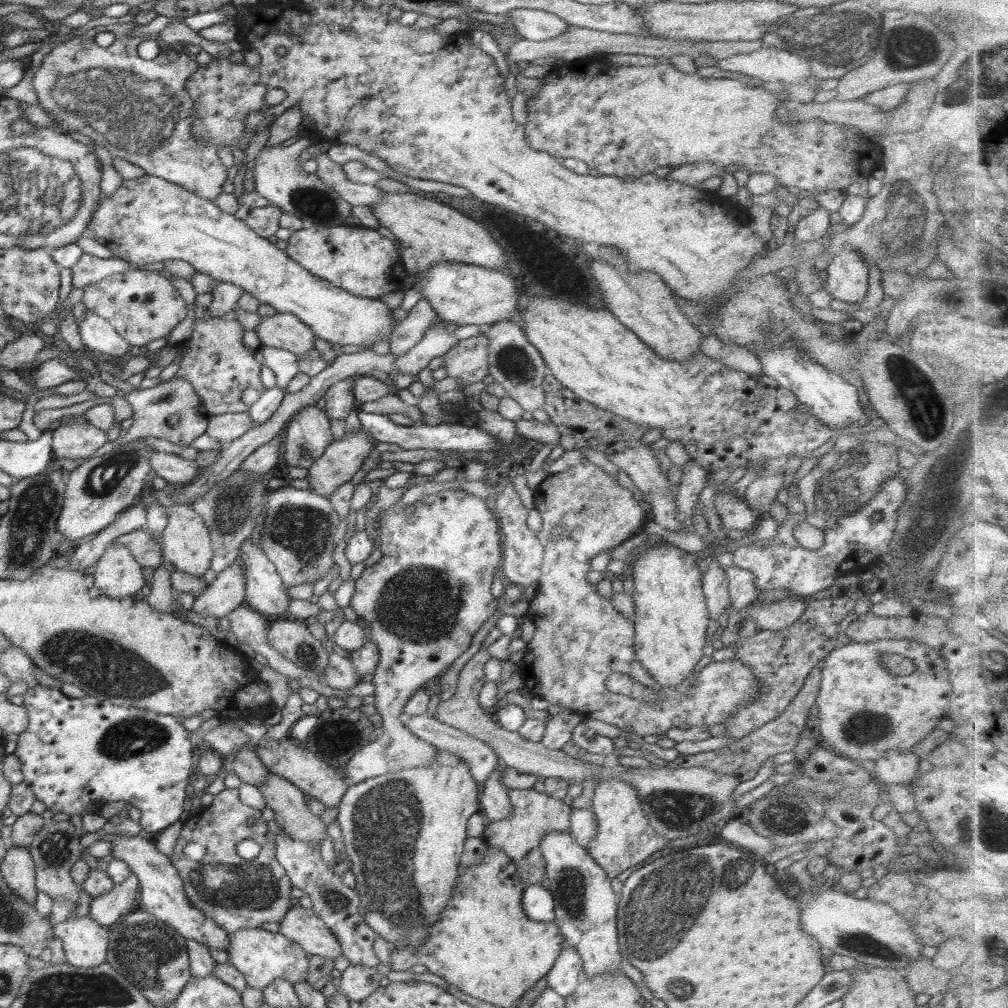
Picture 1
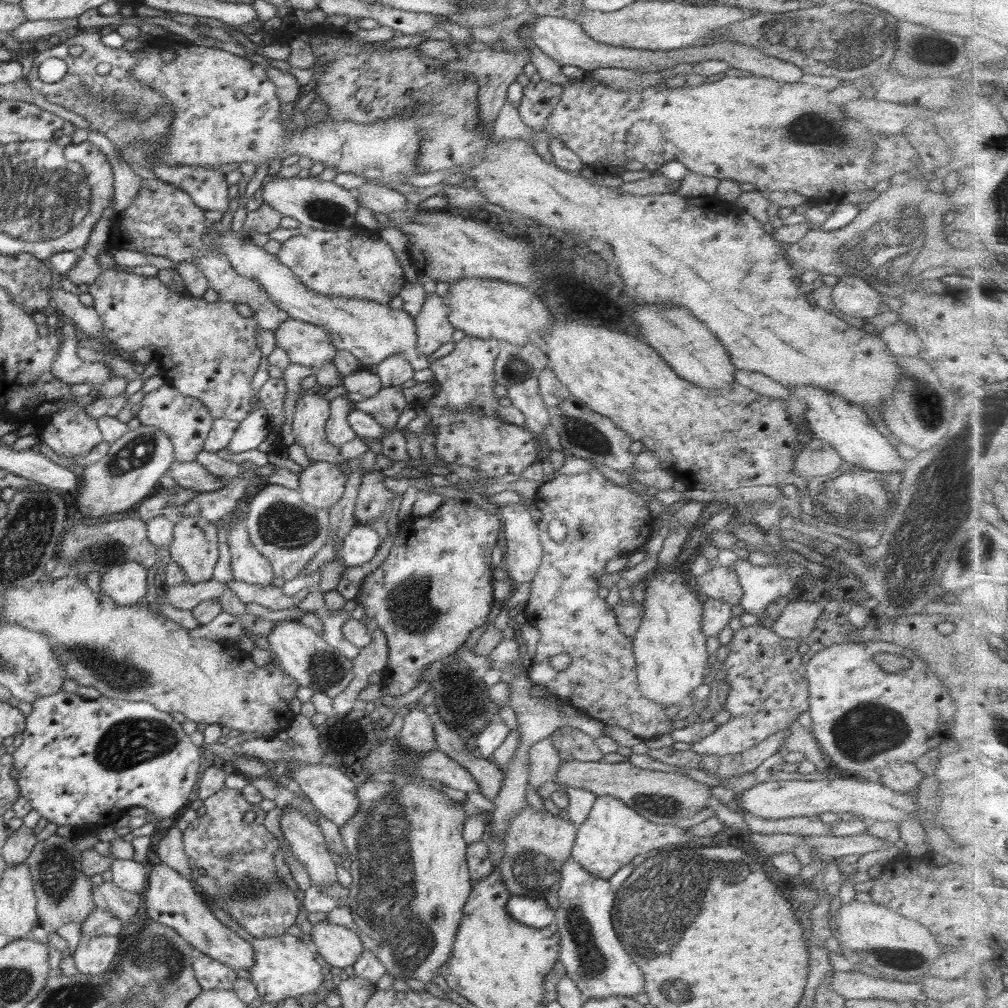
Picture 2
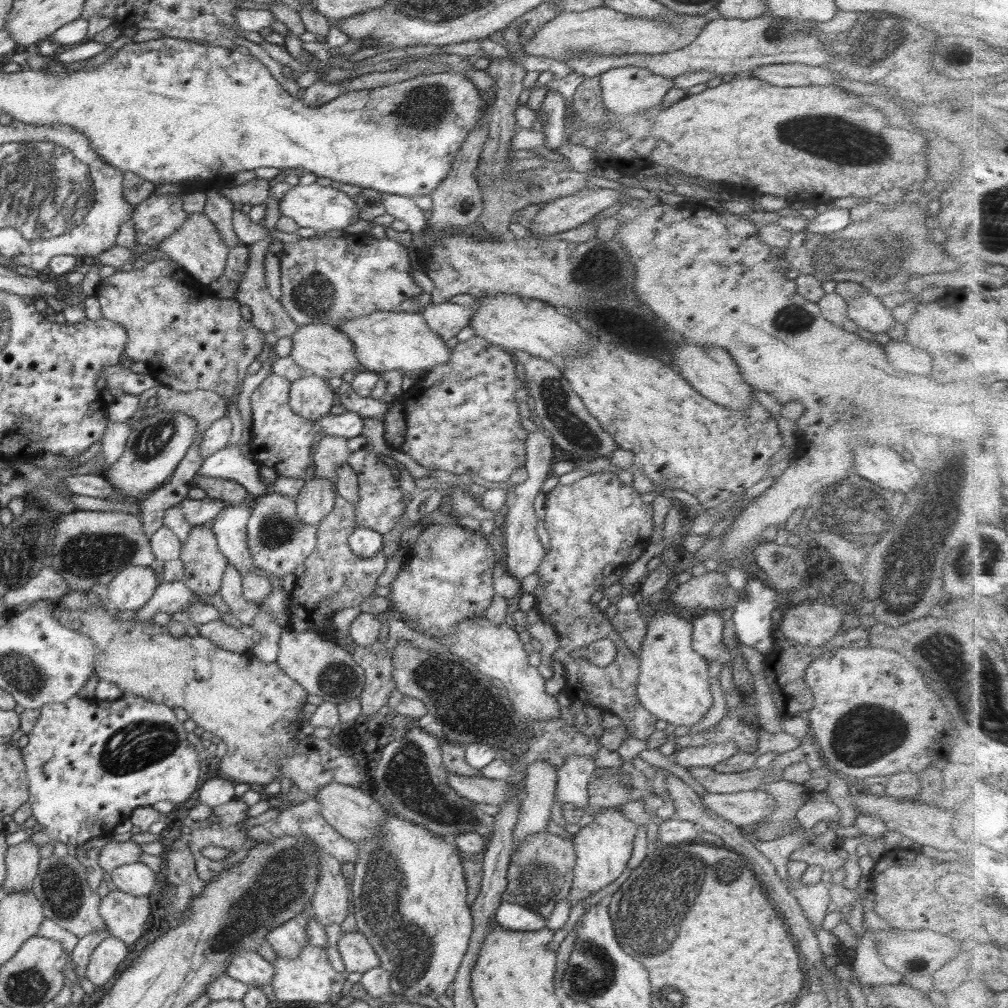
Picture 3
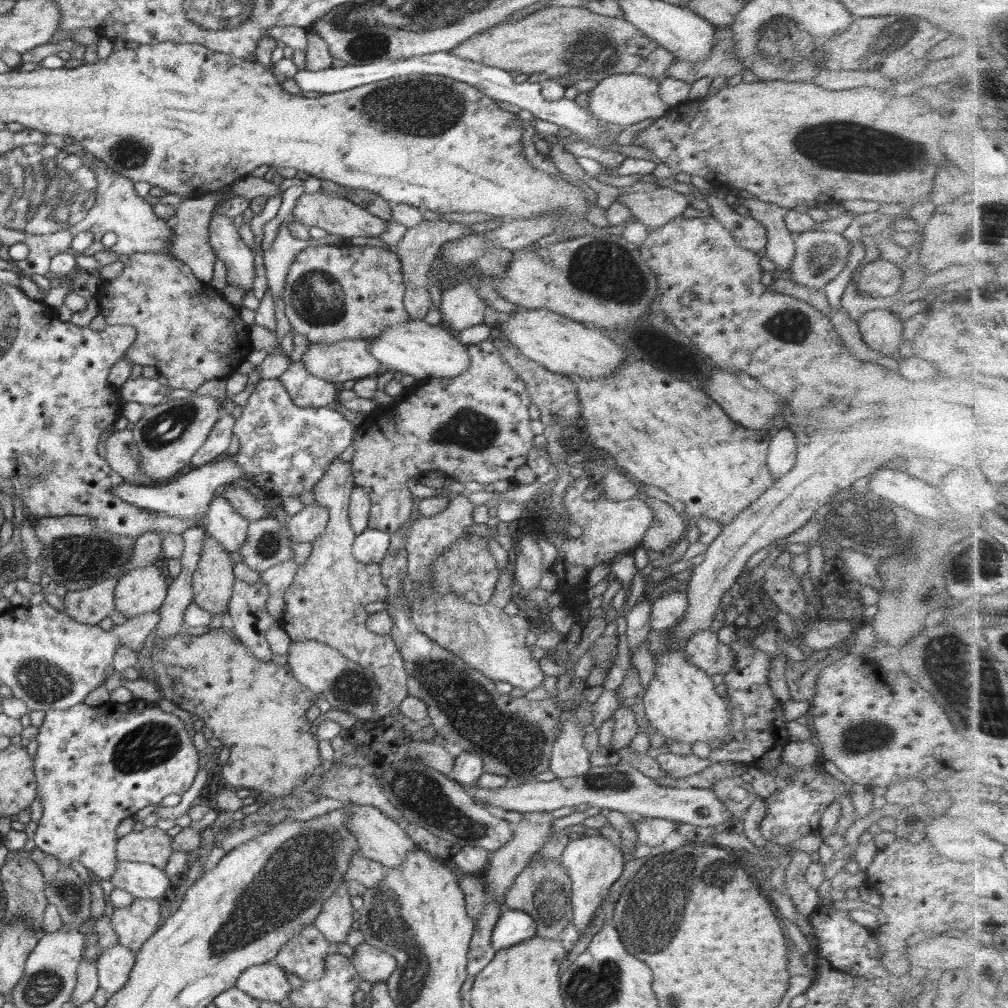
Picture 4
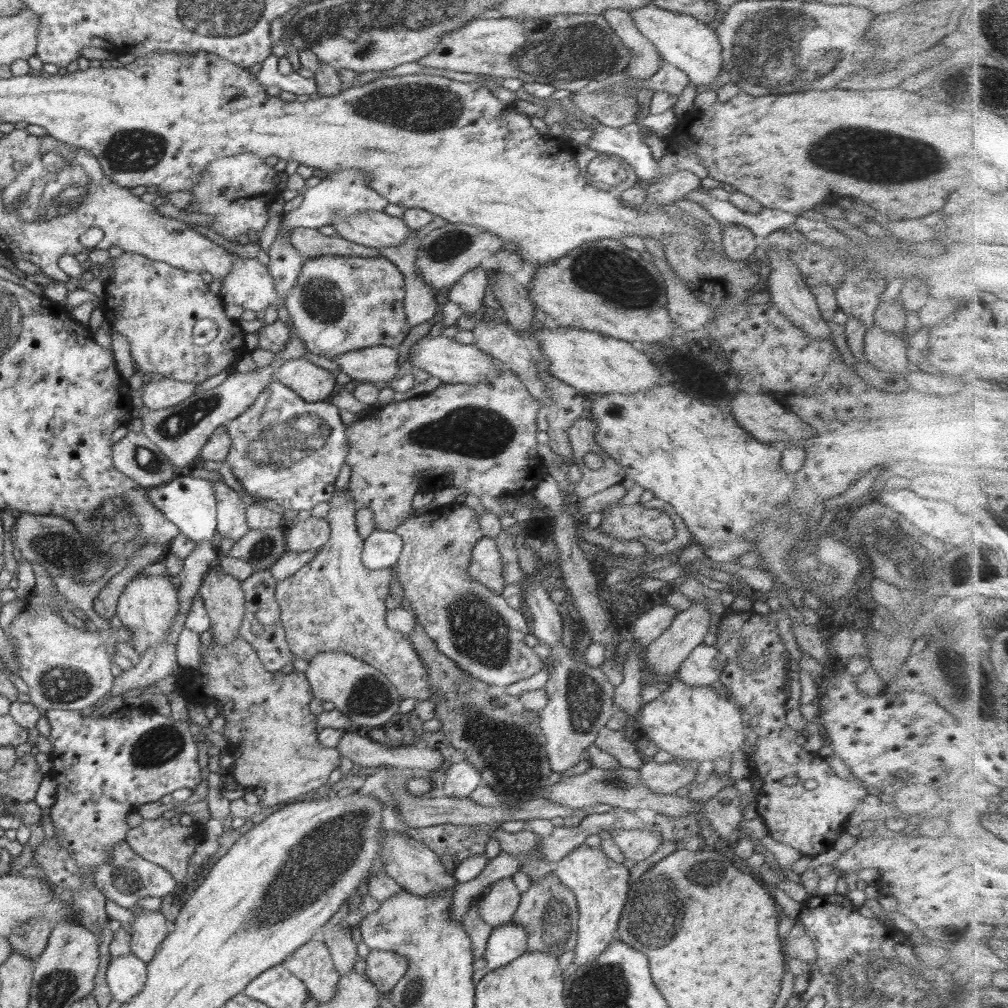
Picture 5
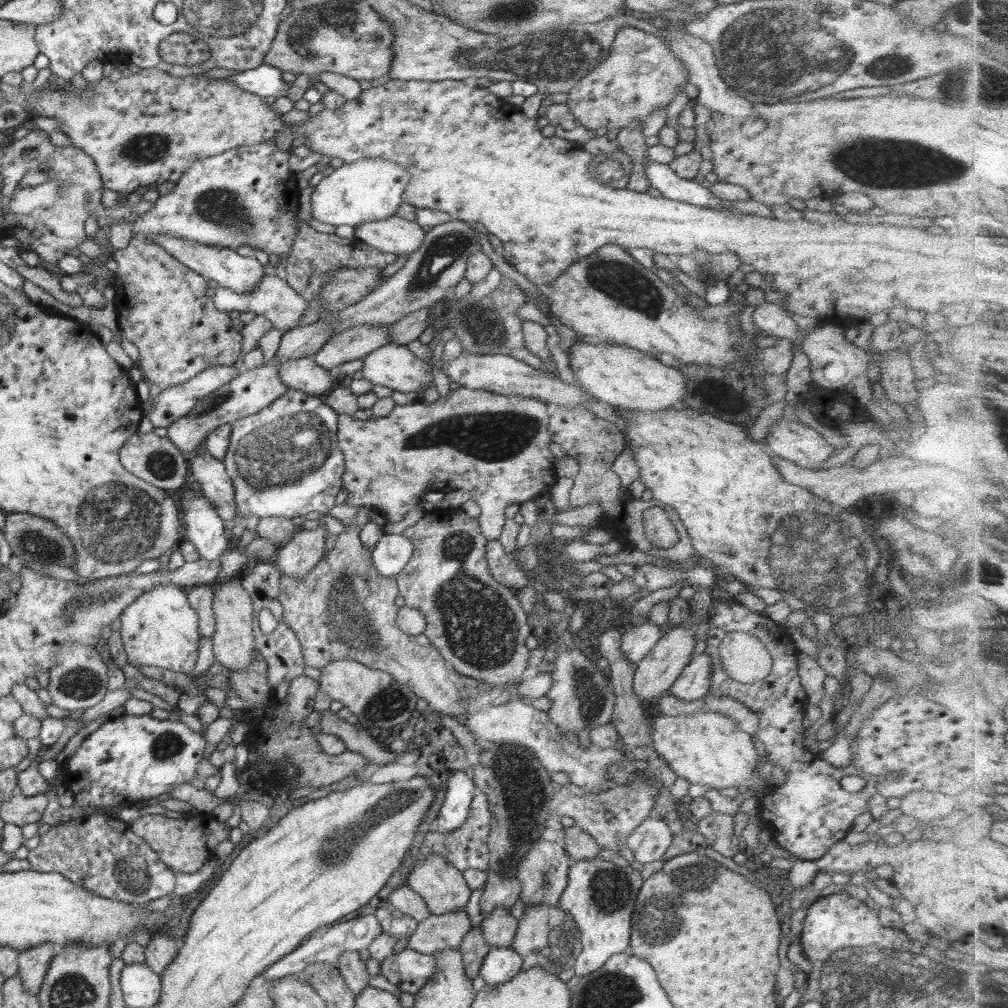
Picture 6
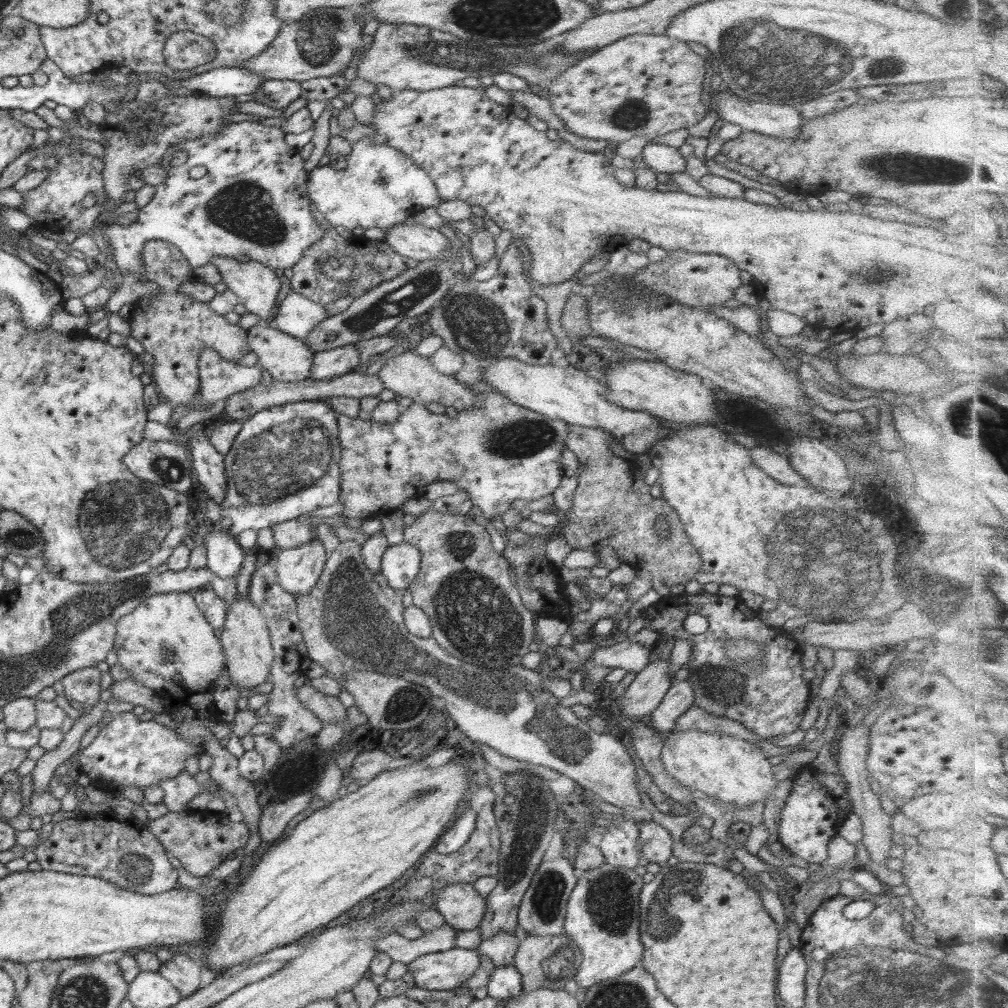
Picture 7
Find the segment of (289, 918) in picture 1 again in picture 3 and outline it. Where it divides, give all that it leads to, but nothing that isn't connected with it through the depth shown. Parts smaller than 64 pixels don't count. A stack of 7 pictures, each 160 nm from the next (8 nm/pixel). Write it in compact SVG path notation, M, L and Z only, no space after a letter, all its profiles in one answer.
M360 931L346 932L337 941L338 952L346 971L364 974L380 968L380 957L374 952L367 938Z

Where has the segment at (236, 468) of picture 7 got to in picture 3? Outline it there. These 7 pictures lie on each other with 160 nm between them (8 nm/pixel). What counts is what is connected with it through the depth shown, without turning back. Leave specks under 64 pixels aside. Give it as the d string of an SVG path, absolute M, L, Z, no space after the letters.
M270 373L254 390L251 398L251 448L252 460L256 464L264 464L272 468L276 474L284 478L308 480L306 470L313 461L310 448L318 434L334 435L345 438L360 436L364 423L359 414L352 411L343 414L321 416L316 420L304 420L289 407L289 390L291 382L283 376Z

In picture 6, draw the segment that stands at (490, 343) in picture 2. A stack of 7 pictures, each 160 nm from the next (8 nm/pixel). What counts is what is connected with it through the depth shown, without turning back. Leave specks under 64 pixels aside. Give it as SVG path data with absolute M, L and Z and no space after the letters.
M459 387L450 391L447 396L439 397L434 403L422 403L416 401L406 405L395 404L390 414L385 417L372 417L368 420L359 420L354 415L338 415L337 441L345 460L344 474L342 476L342 488L348 491L346 504L352 507L366 507L381 514L387 523L398 523L405 515L416 508L422 498L432 489L448 493L452 490L462 489L468 491L482 511L477 519L483 536L488 540L497 540L501 536L505 525L505 509L511 505L520 505L549 492L556 482L554 469L554 454L548 448L551 442L551 431L549 428L549 413L546 403L540 402L532 397L504 396L487 390Z

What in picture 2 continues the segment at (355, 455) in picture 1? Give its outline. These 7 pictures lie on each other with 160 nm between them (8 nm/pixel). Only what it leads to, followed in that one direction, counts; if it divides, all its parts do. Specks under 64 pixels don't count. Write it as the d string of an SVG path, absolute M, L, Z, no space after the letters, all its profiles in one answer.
M313 461L299 473L298 492L304 504L316 510L326 510L342 499L347 480L340 465Z

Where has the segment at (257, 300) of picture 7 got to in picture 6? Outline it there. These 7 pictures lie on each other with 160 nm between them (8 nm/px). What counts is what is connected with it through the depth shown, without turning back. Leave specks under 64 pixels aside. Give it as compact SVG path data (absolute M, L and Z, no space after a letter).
M142 234L148 240L159 244L168 254L171 254L176 260L185 264L190 271L199 273L206 280L214 281L217 286L229 288L234 292L244 294L253 291L253 288L264 280L264 266L255 256L242 256L236 253L234 248L224 248L219 246L208 246L197 243L193 240L178 238L169 234Z

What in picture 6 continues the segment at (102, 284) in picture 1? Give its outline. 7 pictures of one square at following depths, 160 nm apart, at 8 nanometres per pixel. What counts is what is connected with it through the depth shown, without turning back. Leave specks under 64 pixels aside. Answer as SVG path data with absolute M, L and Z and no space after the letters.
M142 234L133 236L124 249L112 250L110 258L118 264L112 286L115 288L114 304L117 323L126 338L139 348L135 365L148 383L156 383L165 389L184 384L209 366L234 365L242 350L242 335L232 325L229 313L218 310L212 298L206 296L207 280L190 271L185 264L168 254L159 244Z

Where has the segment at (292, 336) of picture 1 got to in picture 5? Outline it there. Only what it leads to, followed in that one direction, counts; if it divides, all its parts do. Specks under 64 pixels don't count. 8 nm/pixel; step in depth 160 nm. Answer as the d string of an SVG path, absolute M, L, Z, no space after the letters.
M368 347L357 351L350 351L332 357L330 361L339 362L339 372L351 376L356 383L368 381L370 383L393 380L398 372L398 348Z

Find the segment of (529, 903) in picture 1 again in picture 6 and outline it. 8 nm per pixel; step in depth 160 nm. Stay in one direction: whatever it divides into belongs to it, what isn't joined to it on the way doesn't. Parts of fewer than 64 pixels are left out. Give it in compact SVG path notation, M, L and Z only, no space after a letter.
M491 948L486 953L480 976L488 986L500 986L512 980L522 968L522 958L512 948Z

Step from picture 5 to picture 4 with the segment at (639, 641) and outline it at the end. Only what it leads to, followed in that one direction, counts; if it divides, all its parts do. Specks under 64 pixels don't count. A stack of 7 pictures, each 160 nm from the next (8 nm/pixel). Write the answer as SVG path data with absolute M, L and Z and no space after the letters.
M678 591L657 598L651 610L650 630L670 630L684 619L687 608L687 591Z

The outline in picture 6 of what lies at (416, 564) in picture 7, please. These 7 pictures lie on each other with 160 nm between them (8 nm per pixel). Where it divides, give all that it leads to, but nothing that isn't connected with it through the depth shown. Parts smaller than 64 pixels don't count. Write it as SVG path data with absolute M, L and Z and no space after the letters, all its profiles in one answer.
M387 534L382 536L371 552L372 562L377 571L387 577L395 577L413 556L414 546L403 535Z

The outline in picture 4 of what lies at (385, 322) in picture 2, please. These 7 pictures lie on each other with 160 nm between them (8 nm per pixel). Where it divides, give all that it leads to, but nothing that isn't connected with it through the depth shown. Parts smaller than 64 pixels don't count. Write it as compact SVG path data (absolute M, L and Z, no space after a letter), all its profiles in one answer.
M410 319L396 326L386 327L383 333L369 340L369 352L386 370L414 376L417 381L430 377L454 378L468 370L470 357L467 345L462 344L447 329L439 325L430 325L424 320Z

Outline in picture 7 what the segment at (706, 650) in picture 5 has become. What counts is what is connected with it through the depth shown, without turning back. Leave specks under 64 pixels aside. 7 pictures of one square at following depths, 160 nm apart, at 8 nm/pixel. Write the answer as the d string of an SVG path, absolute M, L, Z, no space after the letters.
M673 678L672 681L662 702L650 714L654 729L663 737L670 732L677 732L676 719L695 699L695 692L688 678L679 681Z

